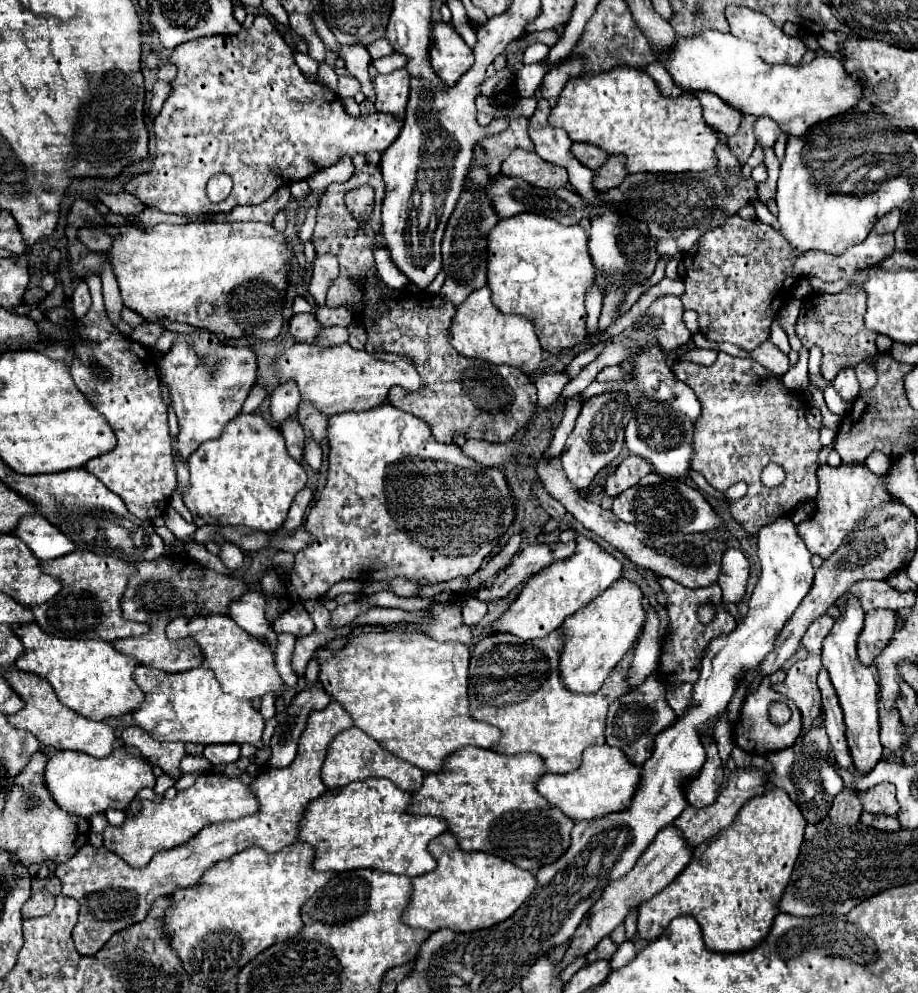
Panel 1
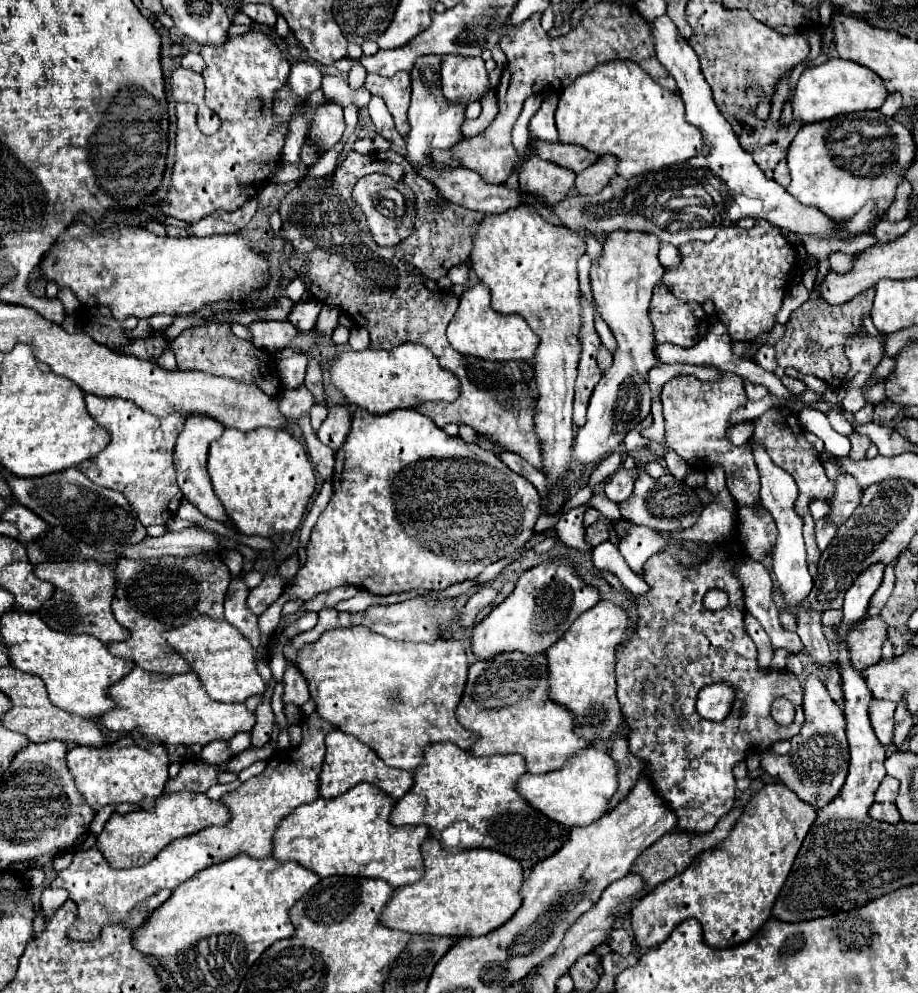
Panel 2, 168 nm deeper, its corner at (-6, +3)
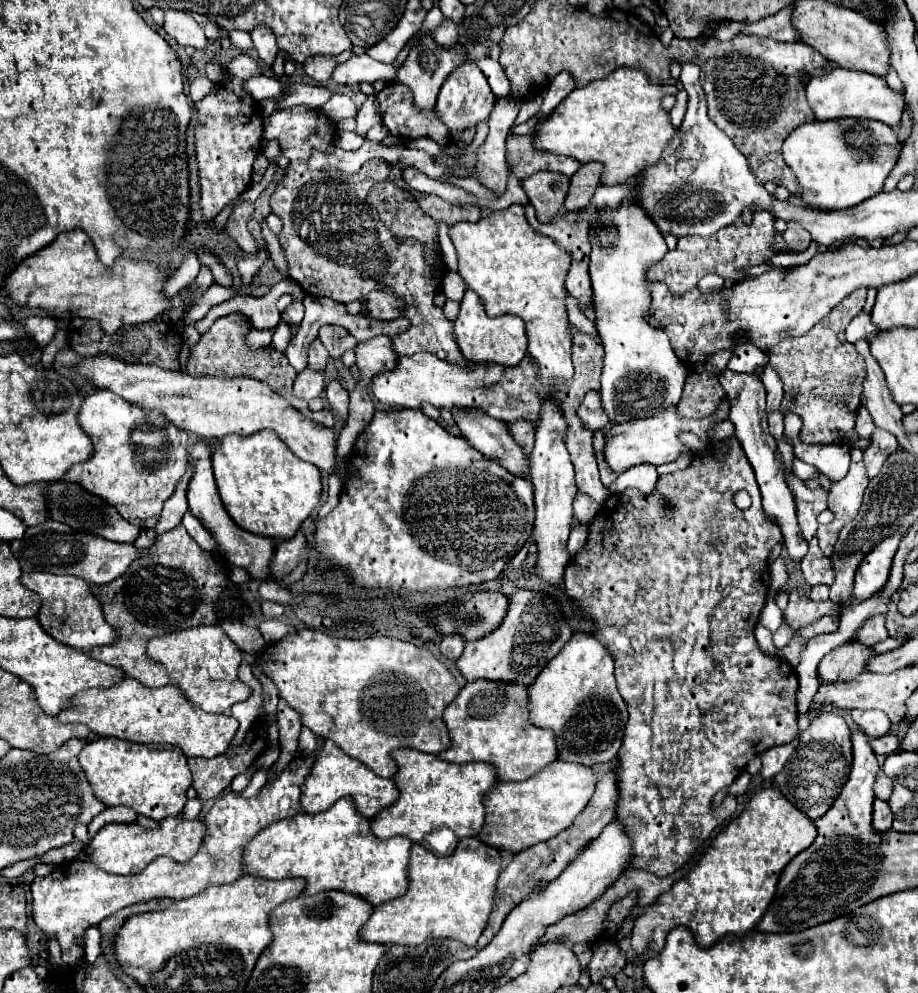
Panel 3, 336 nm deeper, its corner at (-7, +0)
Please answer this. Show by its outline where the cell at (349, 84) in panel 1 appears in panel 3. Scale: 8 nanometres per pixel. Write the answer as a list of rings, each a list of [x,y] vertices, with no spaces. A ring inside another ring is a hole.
[[[390,83],[378,93],[378,99],[380,99],[382,121],[392,135],[404,139],[430,137],[438,145],[450,143],[450,133],[446,125],[438,121],[434,113],[418,109],[406,85]]]

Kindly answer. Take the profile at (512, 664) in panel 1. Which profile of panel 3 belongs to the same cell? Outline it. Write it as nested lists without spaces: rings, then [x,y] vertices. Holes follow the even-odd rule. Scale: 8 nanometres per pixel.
[[[472,681],[446,707],[444,721],[452,745],[438,757],[448,763],[484,761],[496,767],[498,781],[522,781],[558,759],[554,733],[534,727],[528,721],[526,687],[504,681]]]

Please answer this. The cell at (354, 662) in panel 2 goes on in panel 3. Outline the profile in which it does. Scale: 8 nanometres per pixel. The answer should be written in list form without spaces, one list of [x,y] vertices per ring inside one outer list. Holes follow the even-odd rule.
[[[302,629],[296,635],[280,639],[272,655],[264,649],[254,661],[262,667],[262,673],[274,681],[280,699],[298,711],[304,727],[322,739],[334,741],[346,755],[362,761],[380,777],[394,777],[398,769],[390,757],[394,749],[412,747],[422,753],[440,753],[450,747],[442,713],[446,705],[454,701],[460,687],[446,665],[424,647],[388,637],[340,639],[314,629]]]

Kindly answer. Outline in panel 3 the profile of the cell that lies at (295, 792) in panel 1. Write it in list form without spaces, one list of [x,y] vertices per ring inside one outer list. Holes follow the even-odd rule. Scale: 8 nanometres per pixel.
[[[314,755],[296,757],[276,781],[268,783],[260,789],[260,793],[252,799],[242,799],[238,793],[222,795],[216,799],[214,807],[206,815],[206,839],[198,853],[186,861],[176,863],[168,857],[158,857],[152,861],[142,873],[122,877],[110,875],[98,869],[92,863],[72,861],[62,863],[52,869],[48,877],[34,879],[34,921],[38,929],[50,939],[54,937],[60,943],[62,959],[66,965],[74,965],[82,957],[82,949],[76,945],[76,937],[84,935],[84,931],[92,925],[98,925],[104,917],[134,905],[152,899],[172,897],[172,899],[186,899],[210,885],[224,885],[232,883],[242,877],[242,851],[248,841],[252,841],[264,827],[294,817],[302,813],[300,809],[300,787],[304,783],[306,773],[310,771]]]

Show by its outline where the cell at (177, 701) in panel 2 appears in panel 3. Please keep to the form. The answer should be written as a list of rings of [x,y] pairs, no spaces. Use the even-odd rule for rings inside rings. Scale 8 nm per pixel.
[[[130,677],[110,689],[86,689],[78,693],[78,697],[74,697],[74,705],[58,713],[58,721],[84,723],[100,737],[116,737],[132,743],[172,743],[180,747],[186,757],[202,759],[226,753],[238,731],[238,721],[234,717],[202,713],[186,701],[176,685],[148,689]]]

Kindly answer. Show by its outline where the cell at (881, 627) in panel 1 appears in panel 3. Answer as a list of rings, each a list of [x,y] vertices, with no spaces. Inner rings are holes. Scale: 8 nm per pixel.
[[[860,643],[840,645],[838,649],[830,651],[818,665],[818,675],[826,683],[834,681],[852,681],[864,671],[866,661],[872,657],[870,647]]]

